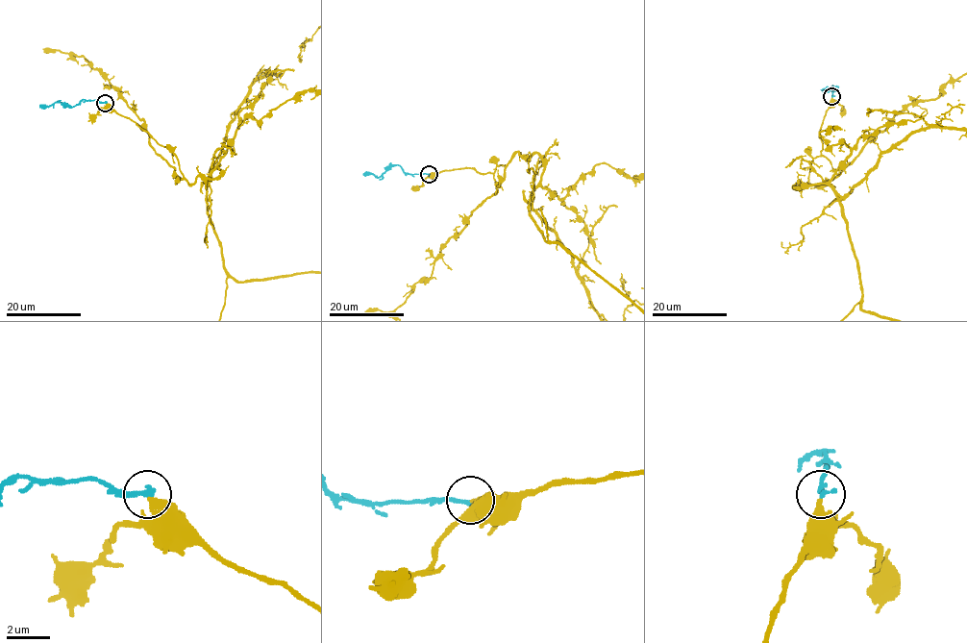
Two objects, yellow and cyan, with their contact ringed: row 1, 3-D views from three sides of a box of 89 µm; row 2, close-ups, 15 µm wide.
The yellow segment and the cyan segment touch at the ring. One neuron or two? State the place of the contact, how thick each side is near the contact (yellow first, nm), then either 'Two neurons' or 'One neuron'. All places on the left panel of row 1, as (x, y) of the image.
Place: (105, 103). Thickness 280 nm (yellow) against 260 nm. Two neurons

